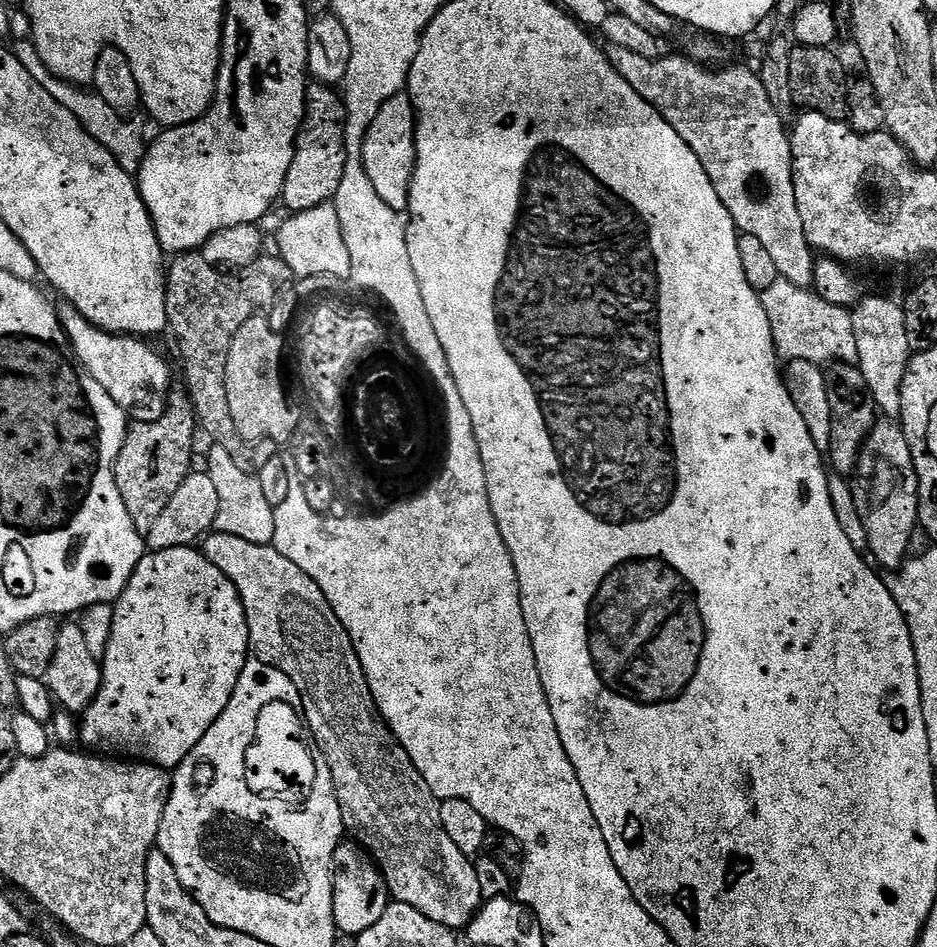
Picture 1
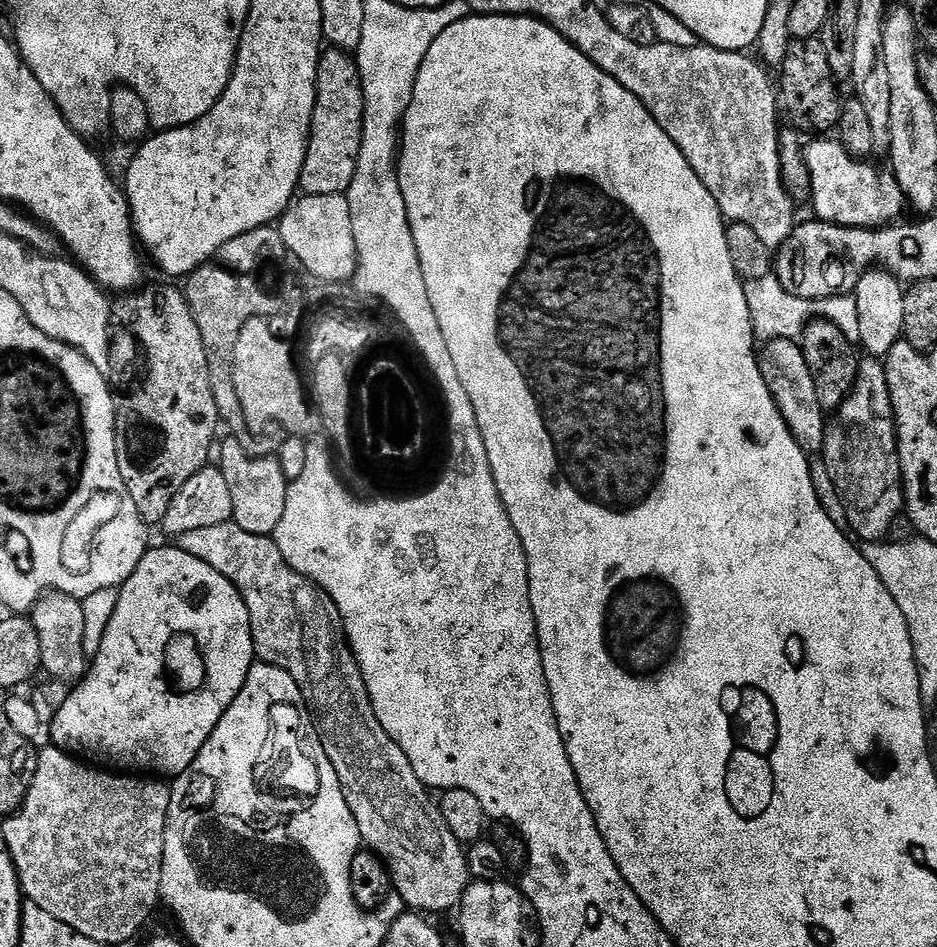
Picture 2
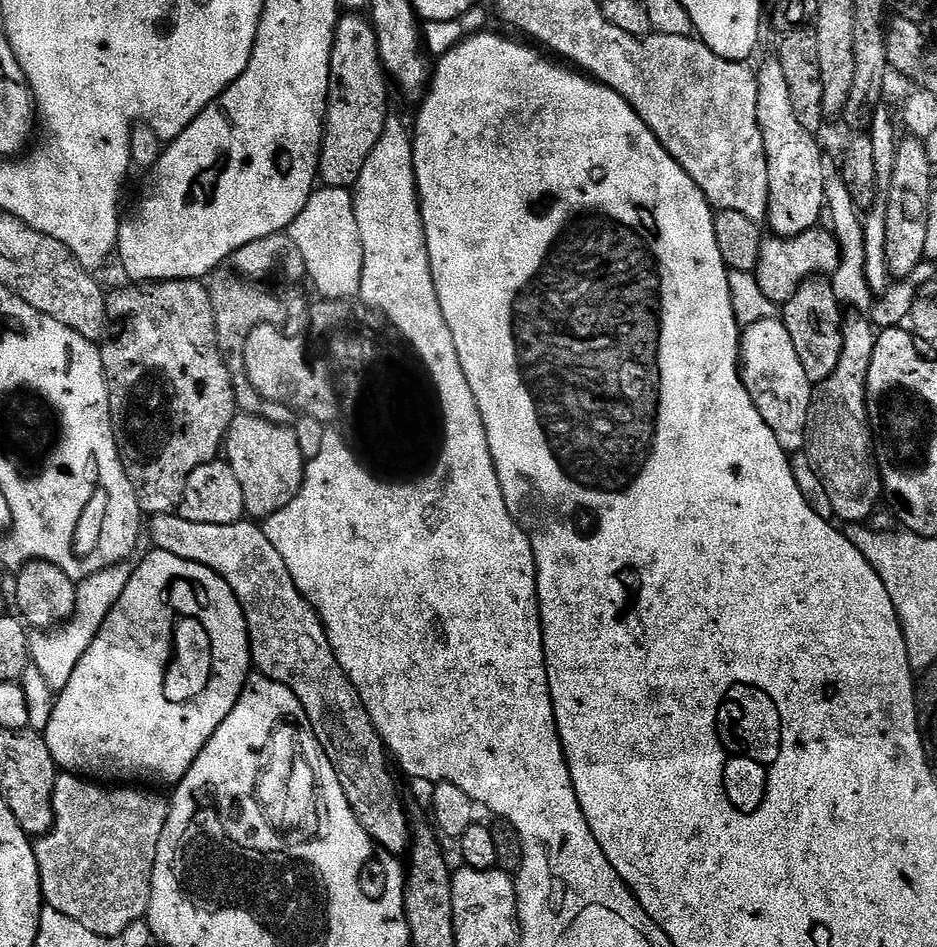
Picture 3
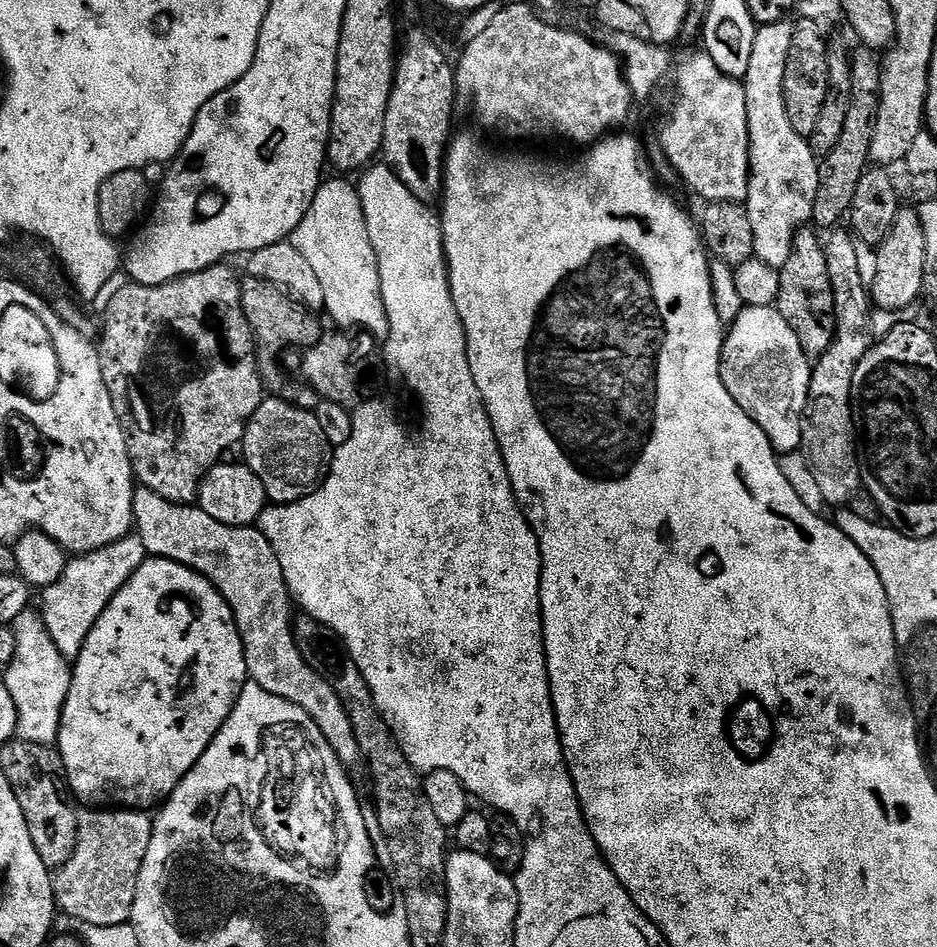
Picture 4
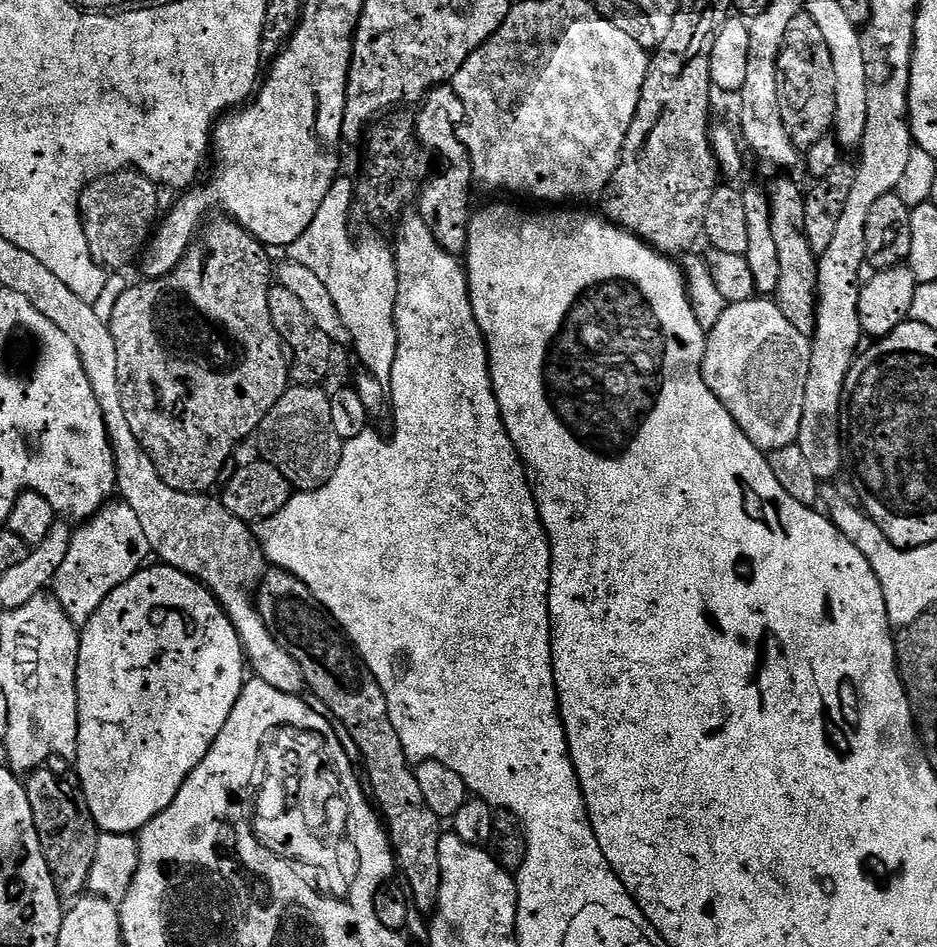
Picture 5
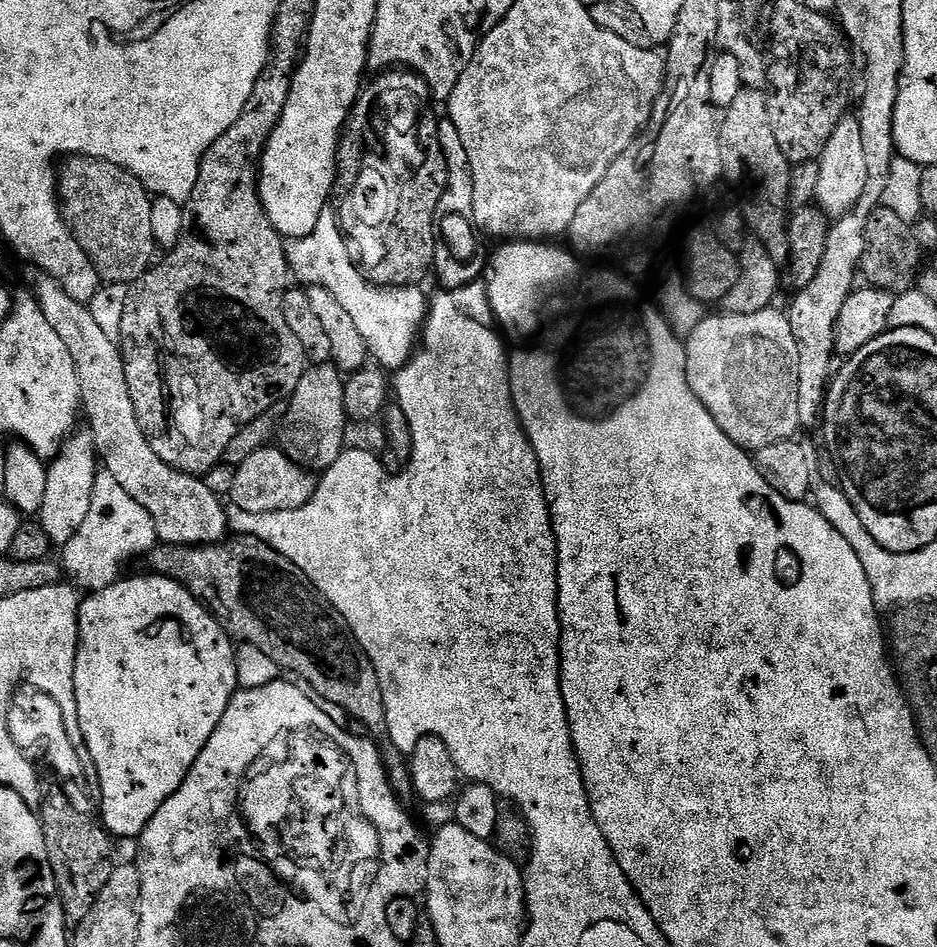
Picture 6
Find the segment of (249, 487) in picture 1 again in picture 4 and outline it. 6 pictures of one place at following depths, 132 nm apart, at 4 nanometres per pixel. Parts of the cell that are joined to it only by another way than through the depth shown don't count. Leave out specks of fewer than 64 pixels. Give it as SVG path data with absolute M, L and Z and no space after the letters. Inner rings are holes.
M265 398L244 427L243 463L262 482L272 504L293 504L316 491L326 472L326 441L312 410L299 408L285 400Z

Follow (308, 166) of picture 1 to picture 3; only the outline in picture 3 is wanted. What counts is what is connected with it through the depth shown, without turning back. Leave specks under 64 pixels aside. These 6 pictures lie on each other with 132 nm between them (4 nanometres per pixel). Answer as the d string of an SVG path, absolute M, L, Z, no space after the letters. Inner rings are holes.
M341 15L336 22L330 54L328 109L320 145L318 180L323 187L351 189L358 182L362 166L366 166L374 146L378 146L378 138L382 138L384 124L390 115L388 88L390 84L380 62L375 28L363 15Z

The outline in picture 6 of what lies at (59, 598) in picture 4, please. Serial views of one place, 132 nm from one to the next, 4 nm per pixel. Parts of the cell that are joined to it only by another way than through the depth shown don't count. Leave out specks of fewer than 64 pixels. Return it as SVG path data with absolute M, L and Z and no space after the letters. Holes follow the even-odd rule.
M100 470L96 473L94 498L90 498L86 522L82 522L78 534L63 545L62 568L77 589L88 594L101 592L121 579L124 564L130 563L135 556L147 557L157 544L156 527L147 510L138 506L138 502L118 486L114 474Z

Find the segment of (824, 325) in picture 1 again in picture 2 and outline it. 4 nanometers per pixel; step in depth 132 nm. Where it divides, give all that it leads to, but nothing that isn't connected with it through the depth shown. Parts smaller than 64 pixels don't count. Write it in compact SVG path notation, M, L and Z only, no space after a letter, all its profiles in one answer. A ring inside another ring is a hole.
M776 275L758 278L745 283L746 306L750 306L750 318L754 326L754 335L757 341L769 340L794 340L799 341L804 335L804 329L819 317L828 320L834 326L846 334L846 338L853 342L859 341L858 334L858 306L855 295L831 296L829 300L803 300L794 294L790 294L782 286L782 282Z

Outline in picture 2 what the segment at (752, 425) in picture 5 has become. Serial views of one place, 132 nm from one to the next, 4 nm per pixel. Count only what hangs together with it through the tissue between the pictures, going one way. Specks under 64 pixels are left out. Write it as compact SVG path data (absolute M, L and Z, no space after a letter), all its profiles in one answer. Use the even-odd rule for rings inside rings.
M769 340L759 349L758 359L762 378L766 378L766 386L798 446L809 454L823 453L826 409L818 402L818 390L814 390L814 378L810 366L806 366L803 347L794 340Z

